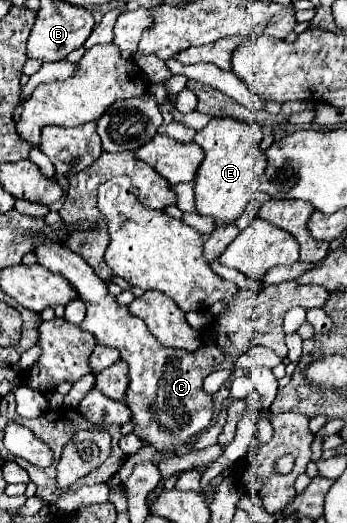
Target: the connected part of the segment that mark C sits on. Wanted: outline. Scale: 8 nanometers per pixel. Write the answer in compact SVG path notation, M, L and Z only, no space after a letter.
M40 237L36 239L34 255L40 265L66 277L68 283L76 289L78 297L86 303L86 319L80 323L82 331L90 331L98 343L118 349L122 359L128 363L130 383L124 403L132 411L134 435L138 435L144 445L152 445L158 453L174 453L180 447L190 445L196 435L210 427L214 419L214 401L212 395L202 387L204 377L218 369L234 371L238 357L256 345L264 345L286 359L288 347L284 341L286 333L282 329L284 313L292 307L322 307L328 295L324 287L300 285L296 281L284 281L266 287L258 295L238 291L228 311L220 313L214 323L210 323L206 337L202 337L202 345L196 351L166 349L154 339L142 319L130 315L126 307L116 303L116 299L108 293L106 283L98 279L94 271L90 271L80 255L68 251L64 243Z

